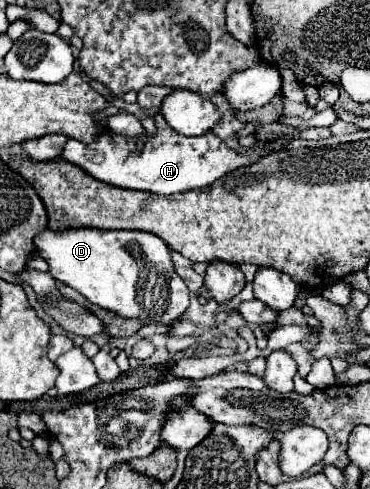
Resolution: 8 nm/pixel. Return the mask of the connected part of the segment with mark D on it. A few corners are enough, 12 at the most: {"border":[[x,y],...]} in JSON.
{"border":[[42,231],[56,281],[142,325],[190,291],[146,231]]}

